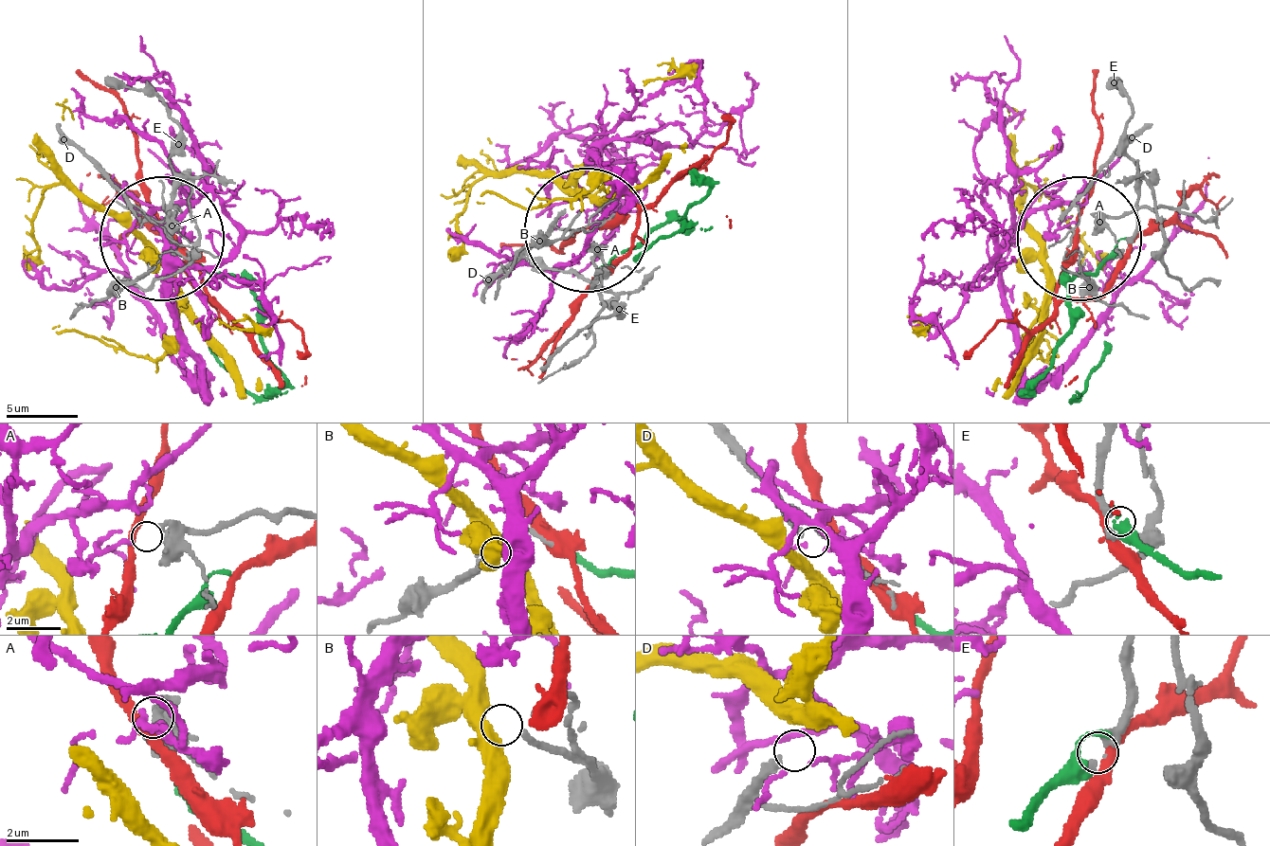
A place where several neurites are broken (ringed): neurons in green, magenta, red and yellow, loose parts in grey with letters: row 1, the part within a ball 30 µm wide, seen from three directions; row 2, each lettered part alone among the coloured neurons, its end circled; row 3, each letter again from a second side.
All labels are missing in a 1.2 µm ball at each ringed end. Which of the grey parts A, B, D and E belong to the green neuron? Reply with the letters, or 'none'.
E

